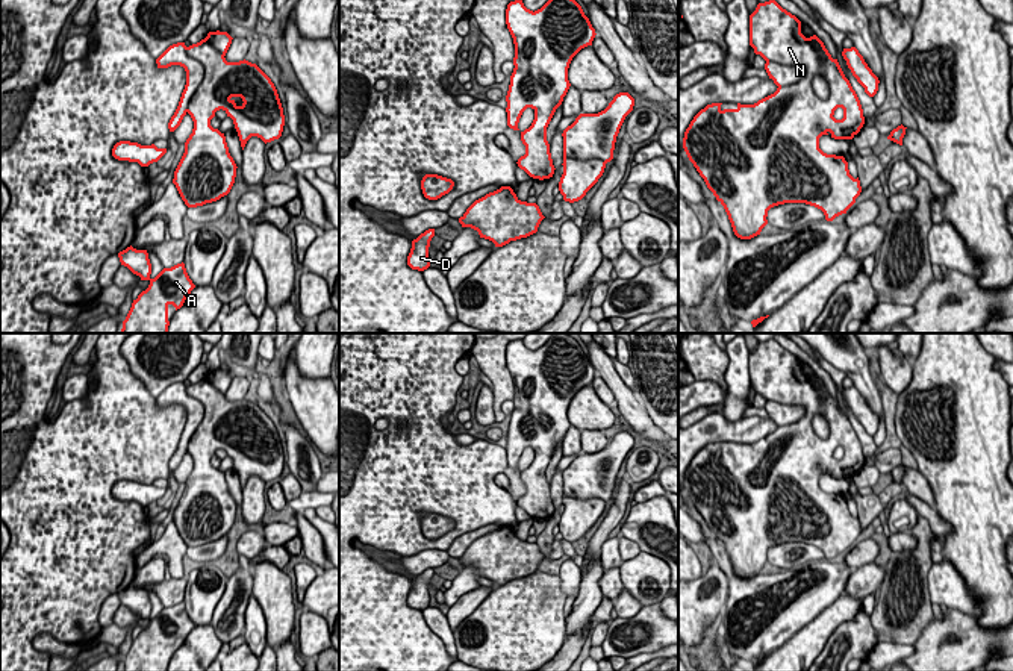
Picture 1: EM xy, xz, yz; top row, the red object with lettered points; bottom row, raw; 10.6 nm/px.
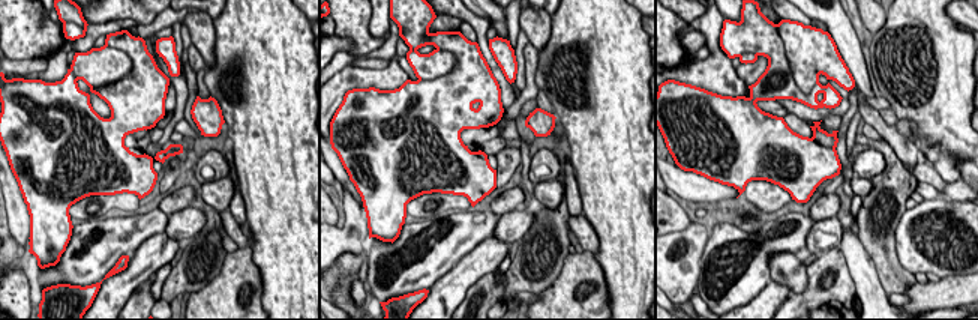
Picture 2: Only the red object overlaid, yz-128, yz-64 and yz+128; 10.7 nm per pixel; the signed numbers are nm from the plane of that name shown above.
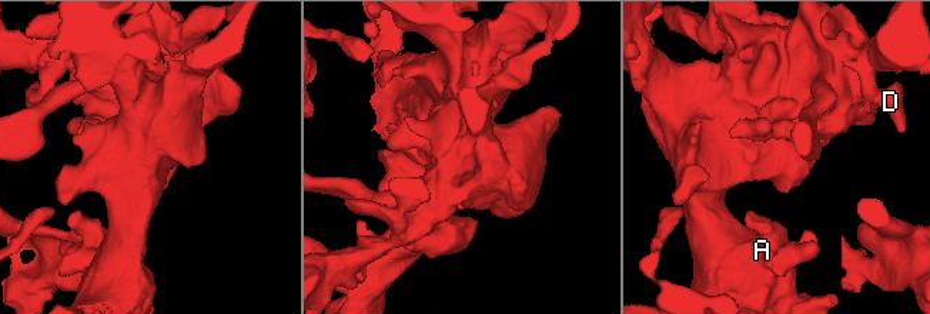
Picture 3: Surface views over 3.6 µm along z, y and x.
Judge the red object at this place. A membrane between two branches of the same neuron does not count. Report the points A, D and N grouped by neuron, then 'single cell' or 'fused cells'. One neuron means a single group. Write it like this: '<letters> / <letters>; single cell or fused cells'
A D N; single cell

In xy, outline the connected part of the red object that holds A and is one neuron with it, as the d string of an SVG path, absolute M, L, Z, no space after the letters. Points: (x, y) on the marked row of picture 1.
M132 245L118 253L121 265L127 267L141 280L150 285L142 291L123 321L121 333L168 333L168 306L180 309L195 288L189 279L185 264L164 268L154 279L147 250L136 250Z

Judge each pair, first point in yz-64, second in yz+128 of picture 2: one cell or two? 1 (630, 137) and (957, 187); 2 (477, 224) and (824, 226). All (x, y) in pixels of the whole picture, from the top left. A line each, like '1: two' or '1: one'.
1: two
2: two

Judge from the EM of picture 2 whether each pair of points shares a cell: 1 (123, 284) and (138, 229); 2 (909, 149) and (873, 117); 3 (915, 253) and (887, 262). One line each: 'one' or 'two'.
1: two
2: one
3: two

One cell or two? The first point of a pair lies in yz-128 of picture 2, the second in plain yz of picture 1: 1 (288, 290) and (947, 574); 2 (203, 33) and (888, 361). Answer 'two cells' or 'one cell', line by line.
1: two cells
2: one cell

